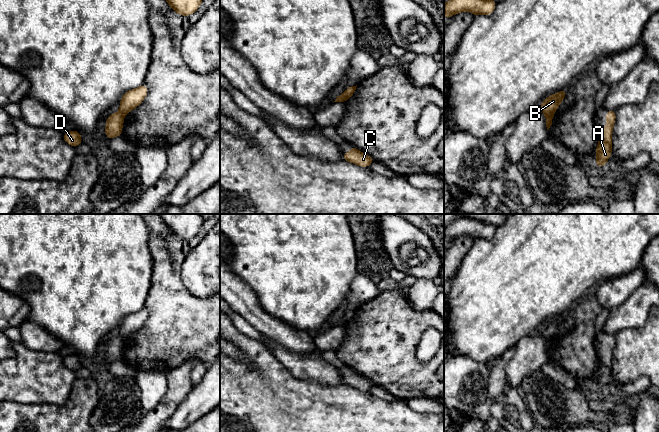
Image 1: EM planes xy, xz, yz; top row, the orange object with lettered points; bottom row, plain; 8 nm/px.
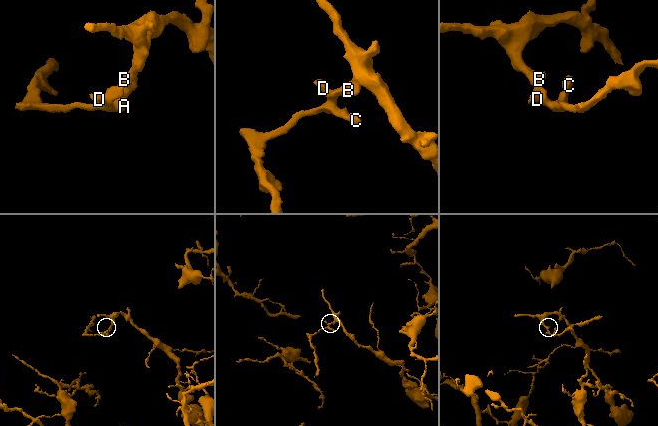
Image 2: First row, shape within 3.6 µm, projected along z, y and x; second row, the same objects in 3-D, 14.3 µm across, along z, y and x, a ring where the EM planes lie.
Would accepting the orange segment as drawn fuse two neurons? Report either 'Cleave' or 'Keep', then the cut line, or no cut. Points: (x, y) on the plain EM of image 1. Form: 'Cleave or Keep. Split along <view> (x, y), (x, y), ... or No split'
Cleave. Split along yz (553, 336), (545, 339)

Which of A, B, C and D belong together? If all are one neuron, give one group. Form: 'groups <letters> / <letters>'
groups A C D / B

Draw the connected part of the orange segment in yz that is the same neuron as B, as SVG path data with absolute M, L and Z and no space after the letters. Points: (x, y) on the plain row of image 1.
M561 314L555 318L548 320L541 328L541 335L546 340L558 334L559 329L567 318L567 314Z

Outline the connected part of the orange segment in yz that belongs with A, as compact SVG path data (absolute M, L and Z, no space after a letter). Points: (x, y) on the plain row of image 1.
M614 334L606 335L606 352L599 355L599 367L595 373L597 382L595 388L603 392L612 377L612 356L616 345Z

